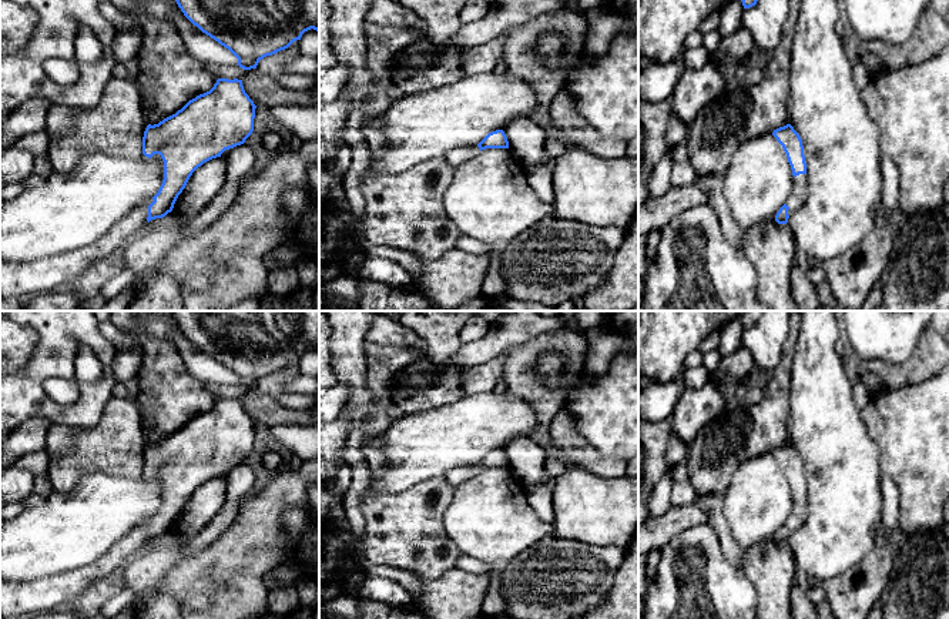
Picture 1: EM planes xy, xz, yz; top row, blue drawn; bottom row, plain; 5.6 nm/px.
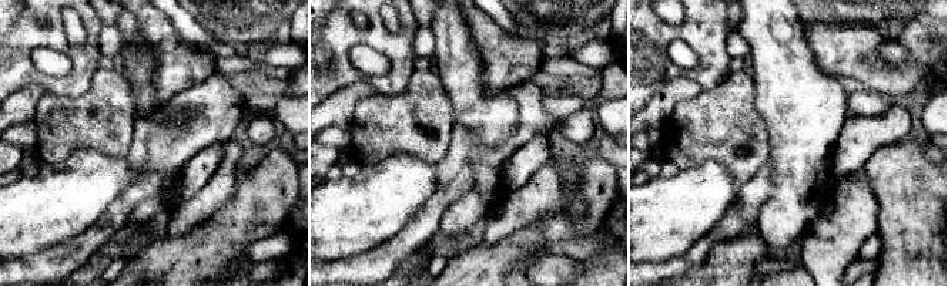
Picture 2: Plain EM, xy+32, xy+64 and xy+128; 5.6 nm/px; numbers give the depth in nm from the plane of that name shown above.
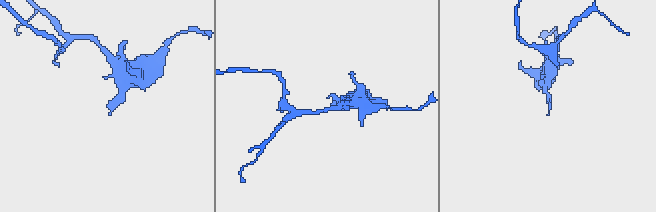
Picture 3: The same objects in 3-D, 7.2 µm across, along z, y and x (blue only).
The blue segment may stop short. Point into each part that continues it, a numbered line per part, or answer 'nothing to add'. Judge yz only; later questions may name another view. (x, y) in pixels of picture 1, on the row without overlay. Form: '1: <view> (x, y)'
1: yz (800, 511)

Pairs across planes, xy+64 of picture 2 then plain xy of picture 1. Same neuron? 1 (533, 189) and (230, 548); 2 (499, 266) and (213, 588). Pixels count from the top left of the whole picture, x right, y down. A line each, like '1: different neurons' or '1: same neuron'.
1: different neurons
2: different neurons

